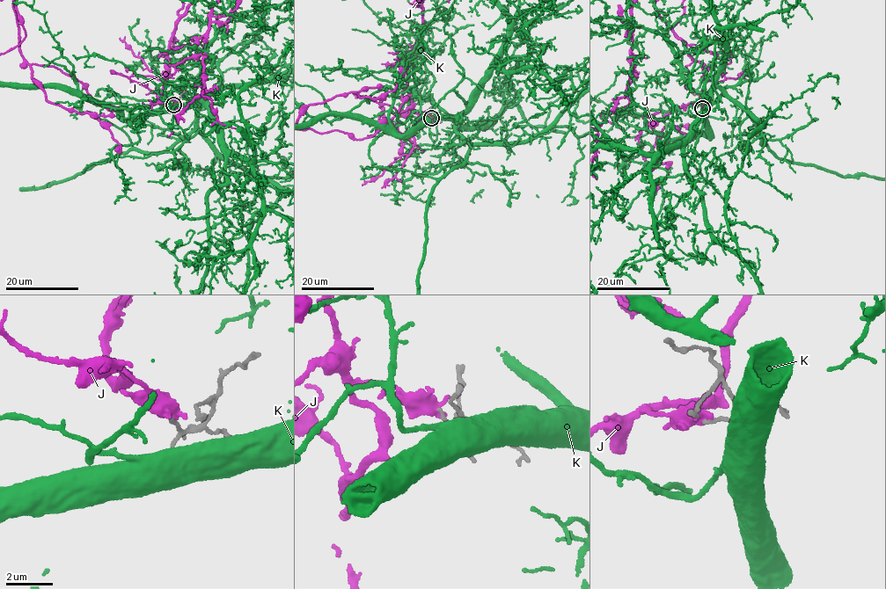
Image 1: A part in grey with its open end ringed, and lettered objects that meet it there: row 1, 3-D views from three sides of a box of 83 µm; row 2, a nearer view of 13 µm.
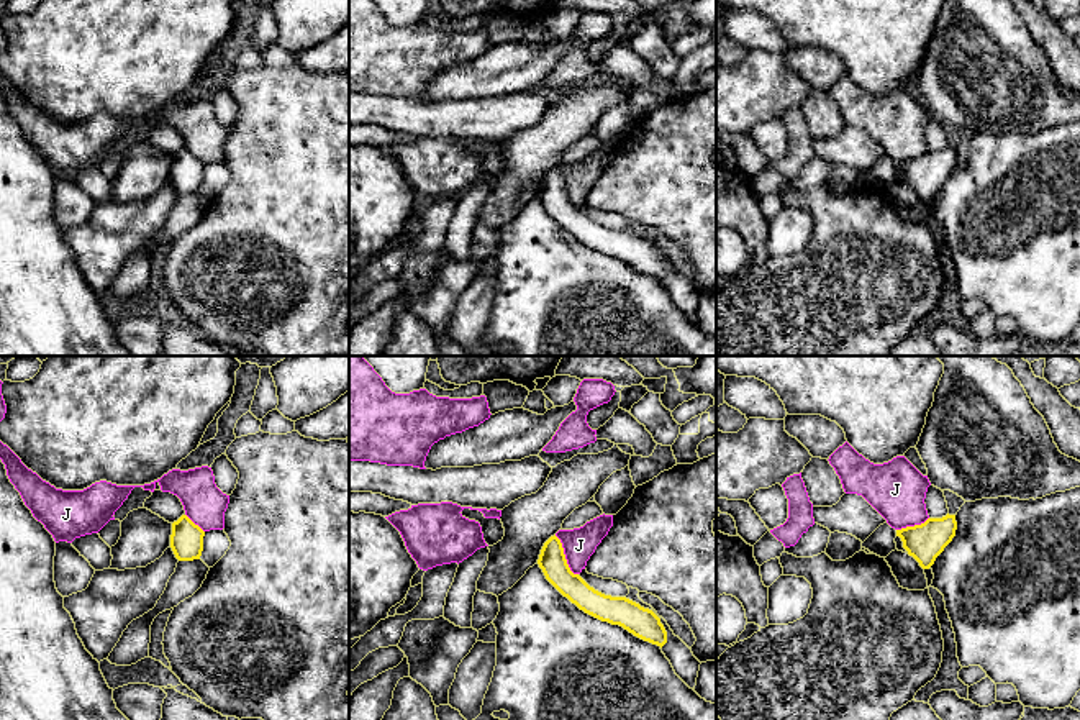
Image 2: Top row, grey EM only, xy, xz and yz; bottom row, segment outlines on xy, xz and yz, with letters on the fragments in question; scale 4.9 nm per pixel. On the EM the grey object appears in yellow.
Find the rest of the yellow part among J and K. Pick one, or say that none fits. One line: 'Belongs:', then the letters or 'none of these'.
Belongs: K

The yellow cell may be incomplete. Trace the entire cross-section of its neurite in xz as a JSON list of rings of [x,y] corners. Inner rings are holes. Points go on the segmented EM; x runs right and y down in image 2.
[[[556,535],[544,543],[538,564],[546,579],[585,613],[619,625],[634,636],[660,648],[667,643],[667,631],[652,610],[626,597],[605,595],[574,574]]]

